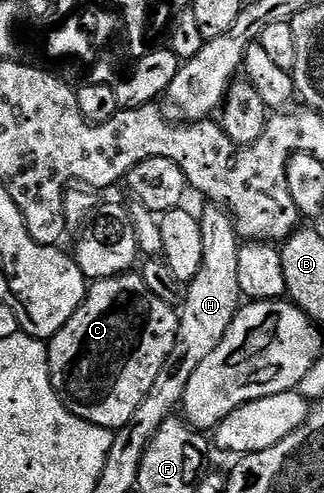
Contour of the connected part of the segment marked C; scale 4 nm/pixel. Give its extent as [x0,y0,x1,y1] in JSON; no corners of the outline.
[48,274,178,428]

